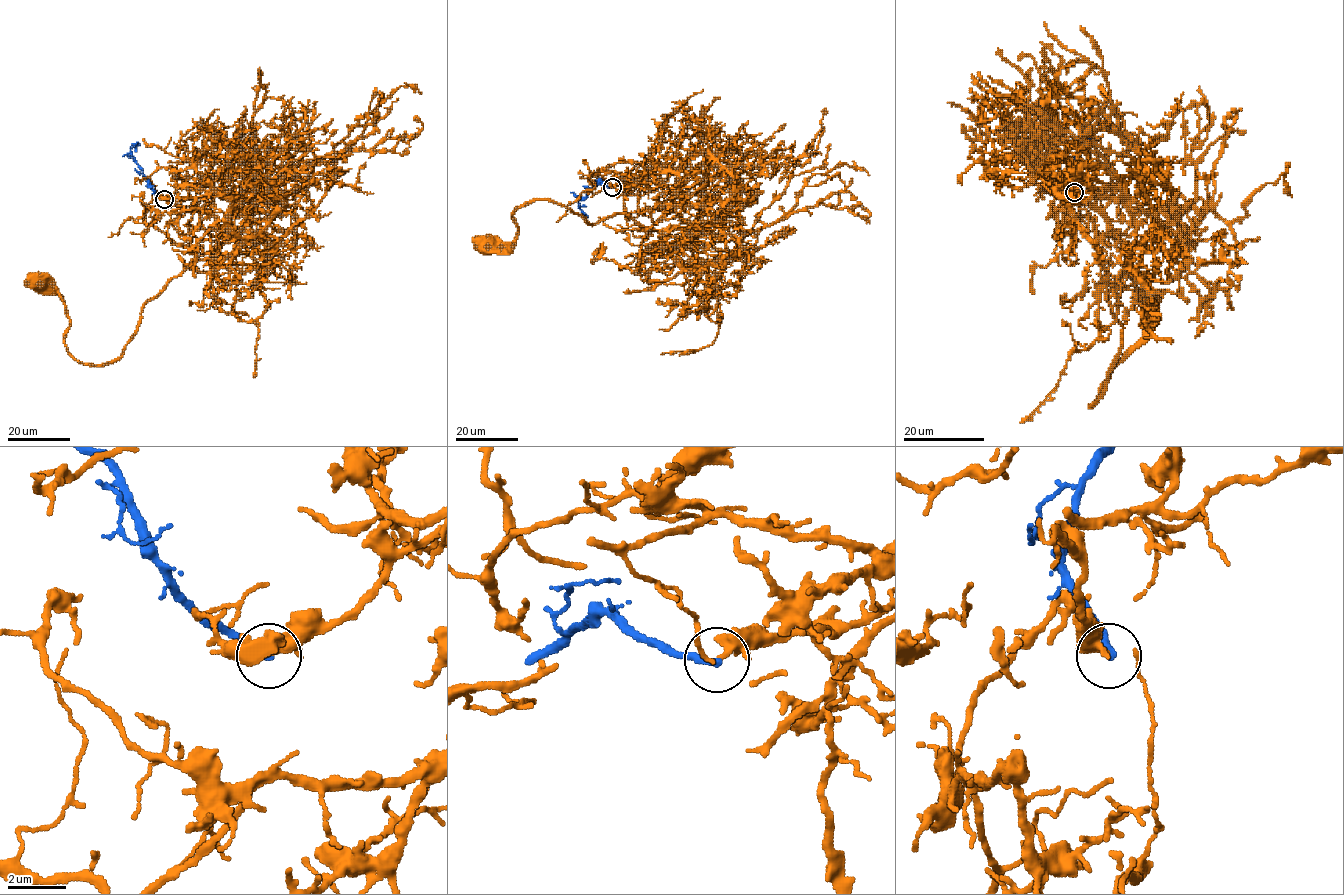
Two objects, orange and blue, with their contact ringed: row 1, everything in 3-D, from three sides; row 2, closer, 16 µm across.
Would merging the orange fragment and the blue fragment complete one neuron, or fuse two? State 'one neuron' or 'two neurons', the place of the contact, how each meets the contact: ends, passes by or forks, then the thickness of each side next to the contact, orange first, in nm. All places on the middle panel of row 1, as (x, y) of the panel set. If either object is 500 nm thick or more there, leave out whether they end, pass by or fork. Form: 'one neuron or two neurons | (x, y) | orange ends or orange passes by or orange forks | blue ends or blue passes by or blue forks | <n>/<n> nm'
two neurons | (612, 187) | orange passes by | blue ends | 240/280 nm

